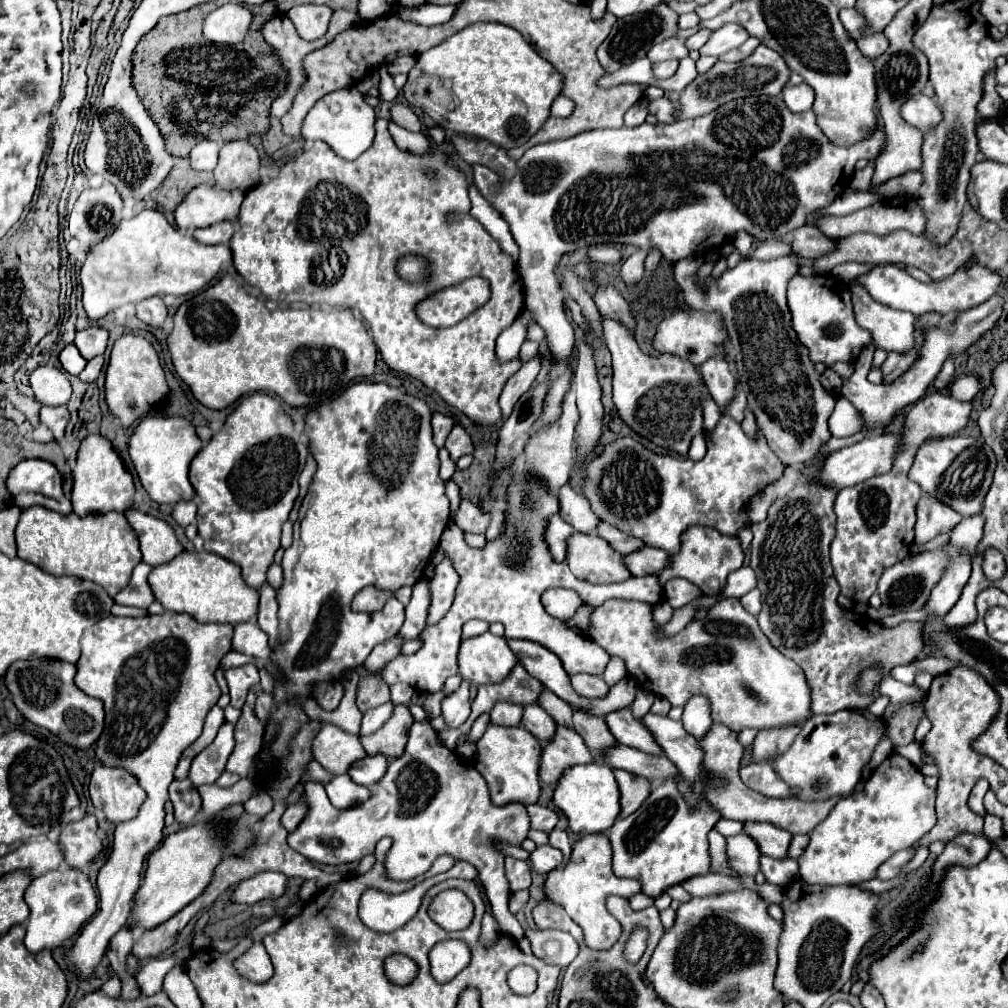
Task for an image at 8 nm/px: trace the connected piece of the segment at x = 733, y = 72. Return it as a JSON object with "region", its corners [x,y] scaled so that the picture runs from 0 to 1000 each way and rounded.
{"region":[[[754,44],[736,62],[730,62],[730,63],[710,62],[700,73],[692,73],[692,77],[687,83],[683,83],[681,89],[675,93],[675,99],[673,99],[675,101],[675,117],[692,117],[728,97],[752,95],[752,93],[772,95],[776,91],[776,87],[780,85],[782,77],[784,77],[784,67],[780,65],[778,58],[770,50]]]}

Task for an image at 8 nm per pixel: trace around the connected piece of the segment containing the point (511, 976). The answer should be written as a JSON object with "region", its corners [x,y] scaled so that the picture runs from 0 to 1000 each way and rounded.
{"region":[[[512,958],[504,964],[504,978],[512,986],[528,986],[532,982],[532,962],[528,958]]]}

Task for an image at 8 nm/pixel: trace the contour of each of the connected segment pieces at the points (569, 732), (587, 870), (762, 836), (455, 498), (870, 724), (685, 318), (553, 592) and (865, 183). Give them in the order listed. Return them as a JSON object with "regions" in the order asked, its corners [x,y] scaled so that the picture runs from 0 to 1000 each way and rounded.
{"regions":[[[[554,720],[552,730],[538,738],[536,772],[542,778],[552,778],[560,764],[573,758],[589,756],[587,746],[581,742],[577,730],[562,720]]],[[[585,827],[577,829],[567,843],[567,849],[562,859],[548,863],[542,869],[542,887],[546,893],[558,897],[563,909],[579,923],[583,940],[605,940],[617,927],[615,915],[601,903],[601,889],[613,887],[617,891],[625,891],[635,885],[637,877],[631,871],[613,871],[607,865],[607,839],[601,827]]],[[[740,815],[738,825],[748,829],[756,847],[766,851],[782,851],[782,839],[786,833],[784,825],[764,819],[760,815]]],[[[448,476],[440,478],[440,482],[442,482],[442,492],[444,492],[444,496],[446,496],[448,512],[450,512],[450,508],[452,508],[452,504],[454,504],[454,500],[456,500],[456,488],[454,488],[454,482],[452,482]]],[[[831,704],[827,708],[806,710],[798,722],[792,726],[788,738],[776,752],[766,756],[778,776],[784,776],[788,782],[796,782],[794,794],[812,794],[823,792],[827,788],[841,790],[855,770],[855,762],[863,754],[869,738],[879,726],[877,712],[871,712],[855,704]]],[[[687,308],[687,310],[669,310],[667,313],[659,315],[653,323],[651,335],[649,335],[649,345],[653,349],[669,349],[677,353],[679,357],[685,357],[688,363],[698,361],[706,353],[716,353],[720,355],[720,341],[722,331],[718,325],[718,315],[712,310],[696,310],[696,308]]],[[[546,583],[538,589],[538,599],[544,609],[548,609],[554,615],[565,615],[571,605],[579,599],[577,593],[563,583]]],[[[863,159],[861,165],[859,165],[857,169],[847,171],[847,177],[843,179],[843,185],[845,185],[847,188],[853,188],[853,190],[861,188],[861,187],[865,185],[865,183],[863,183],[863,179],[865,179],[865,171],[867,171],[867,159]]]]}

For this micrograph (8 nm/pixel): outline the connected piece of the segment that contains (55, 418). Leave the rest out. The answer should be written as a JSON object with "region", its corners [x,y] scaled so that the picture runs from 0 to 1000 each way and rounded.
{"region":[[[42,403],[40,405],[40,419],[52,427],[56,437],[63,435],[63,427],[67,423],[67,417],[69,417],[69,409],[65,403],[56,403],[56,405]]]}

